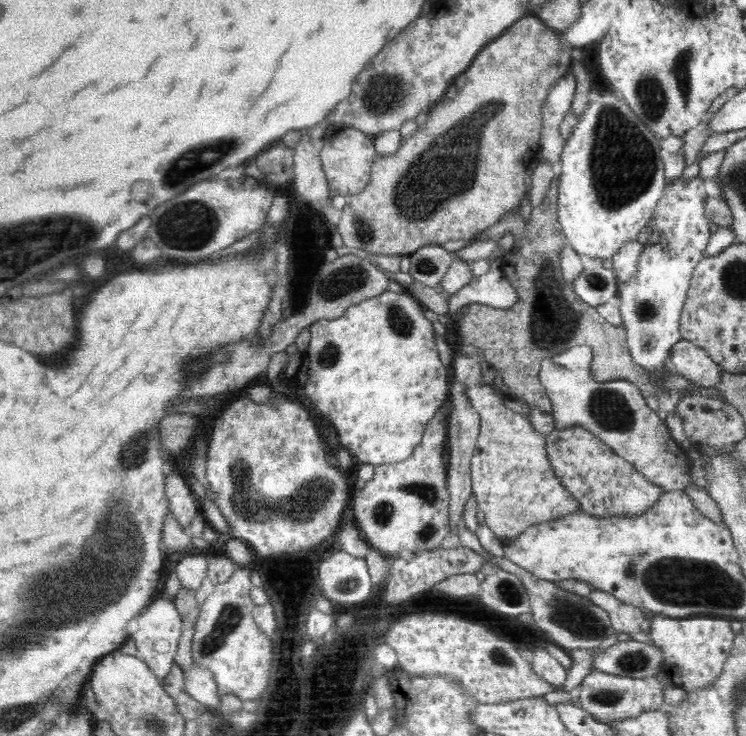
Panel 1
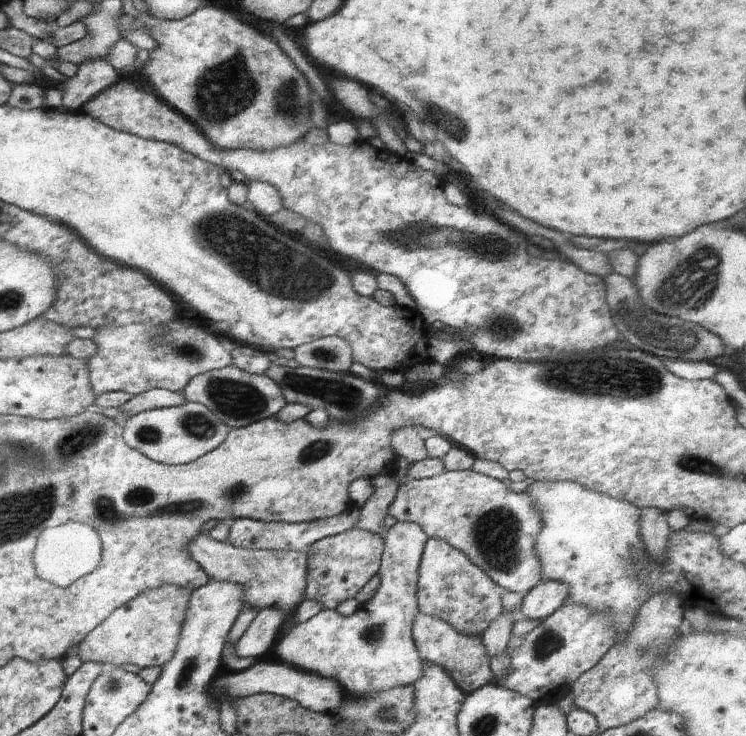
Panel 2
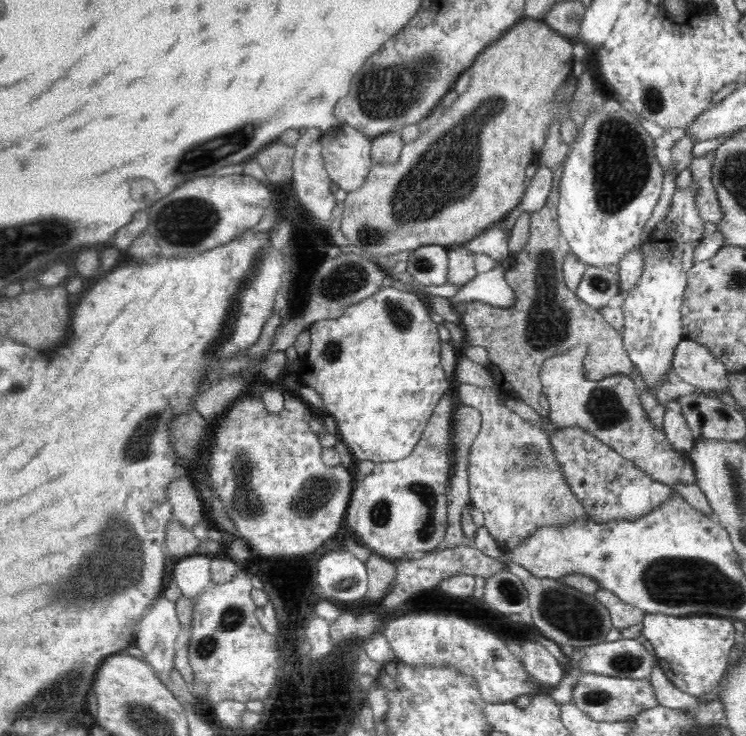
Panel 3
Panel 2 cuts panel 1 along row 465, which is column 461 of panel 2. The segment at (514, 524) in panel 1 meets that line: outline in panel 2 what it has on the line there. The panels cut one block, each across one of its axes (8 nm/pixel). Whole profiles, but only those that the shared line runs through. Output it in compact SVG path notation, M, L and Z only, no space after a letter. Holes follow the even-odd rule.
M444 471L438 476L410 479L400 484L388 508L388 515L396 521L418 524L427 538L438 538L460 550L481 568L496 584L508 592L525 594L542 581L542 566L536 554L536 537L542 532L542 518L526 492L510 491L501 480L474 472Z

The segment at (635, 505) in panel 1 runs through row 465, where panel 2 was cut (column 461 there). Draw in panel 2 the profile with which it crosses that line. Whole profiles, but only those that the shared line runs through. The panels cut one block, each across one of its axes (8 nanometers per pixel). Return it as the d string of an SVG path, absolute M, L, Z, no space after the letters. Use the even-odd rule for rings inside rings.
M438 538L427 539L418 566L417 601L420 613L448 622L460 634L482 637L486 628L502 614L502 594L504 589L463 552Z

